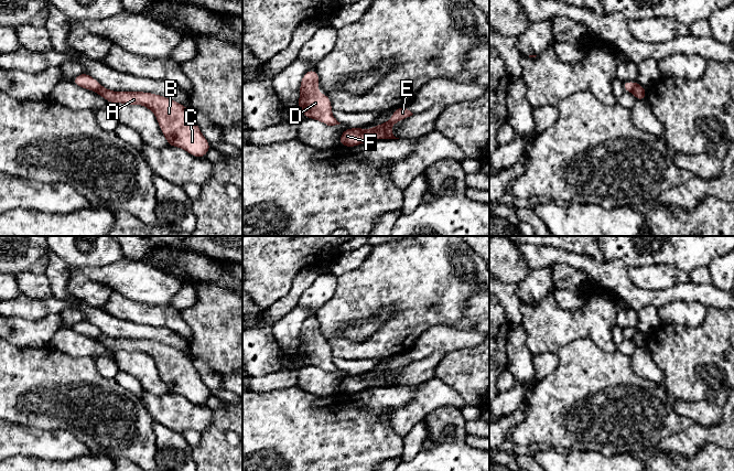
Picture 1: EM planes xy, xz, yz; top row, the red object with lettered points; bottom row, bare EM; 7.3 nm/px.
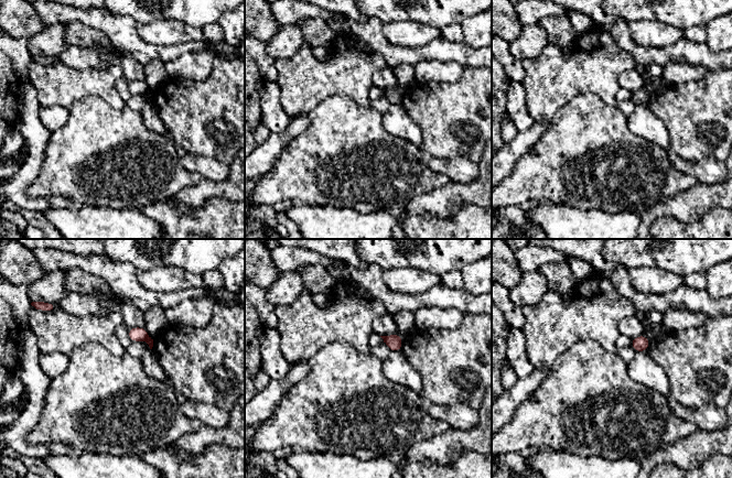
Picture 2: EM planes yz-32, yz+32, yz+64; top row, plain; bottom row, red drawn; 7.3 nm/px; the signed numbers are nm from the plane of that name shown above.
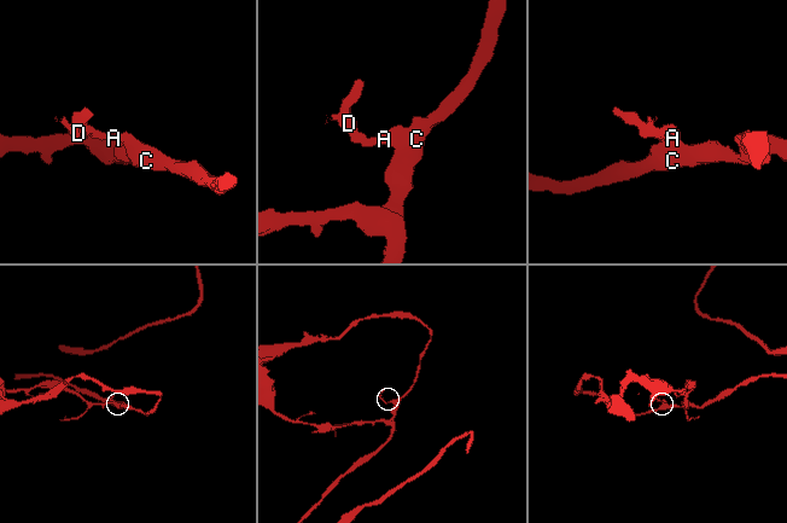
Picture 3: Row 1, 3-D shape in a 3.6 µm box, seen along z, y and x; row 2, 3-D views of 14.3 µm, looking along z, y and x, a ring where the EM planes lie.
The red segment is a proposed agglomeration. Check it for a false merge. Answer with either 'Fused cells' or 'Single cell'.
Fused cells

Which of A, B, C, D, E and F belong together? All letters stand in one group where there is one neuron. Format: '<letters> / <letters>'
A B C E F / D

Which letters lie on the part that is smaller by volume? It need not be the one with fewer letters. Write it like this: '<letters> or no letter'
D

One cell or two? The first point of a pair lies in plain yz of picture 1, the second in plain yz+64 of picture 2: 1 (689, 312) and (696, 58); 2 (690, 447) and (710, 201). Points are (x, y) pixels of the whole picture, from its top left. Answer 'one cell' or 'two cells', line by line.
1: two cells
2: one cell

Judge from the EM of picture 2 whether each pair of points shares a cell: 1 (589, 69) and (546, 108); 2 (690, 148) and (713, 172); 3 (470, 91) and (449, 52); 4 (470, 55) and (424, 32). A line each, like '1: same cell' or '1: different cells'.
1: same cell
2: different cells
3: different cells
4: different cells

